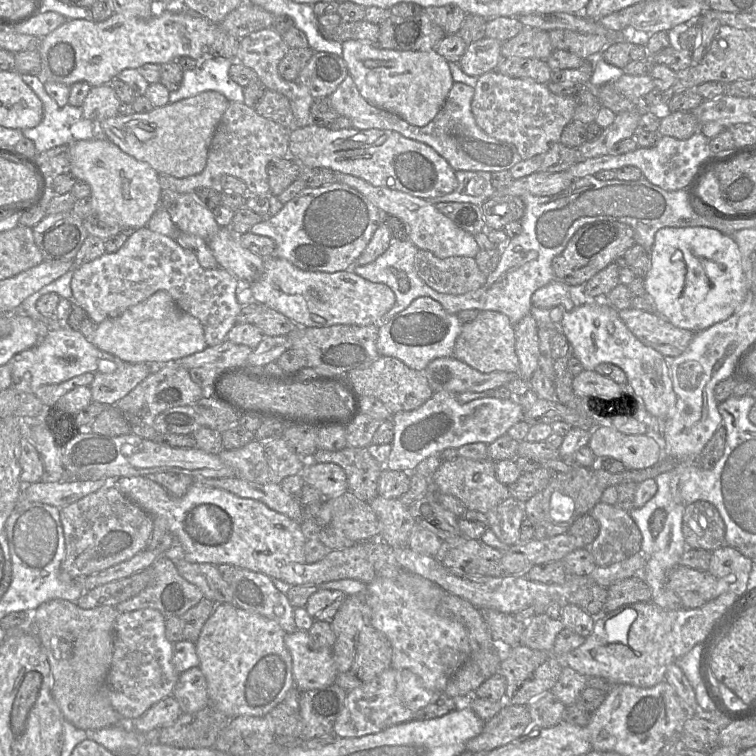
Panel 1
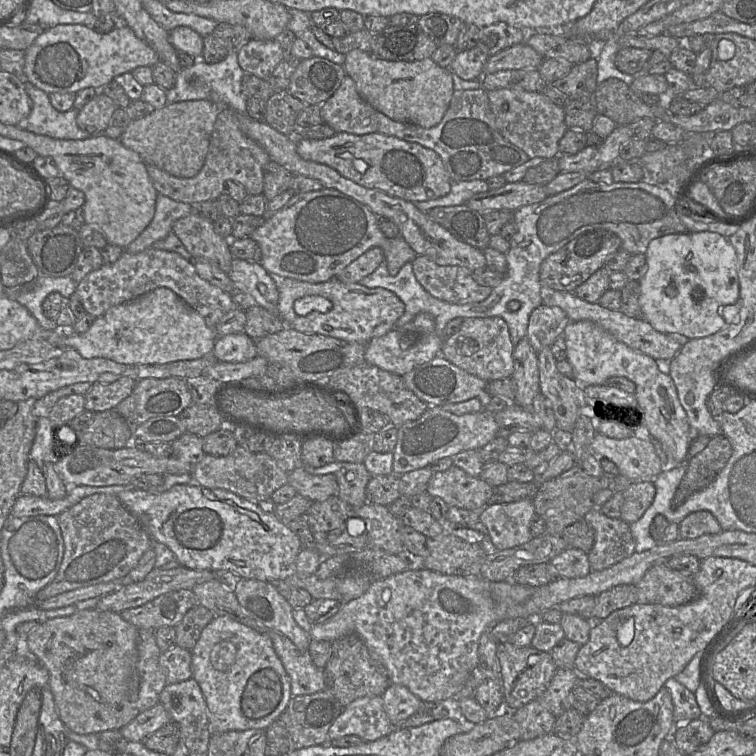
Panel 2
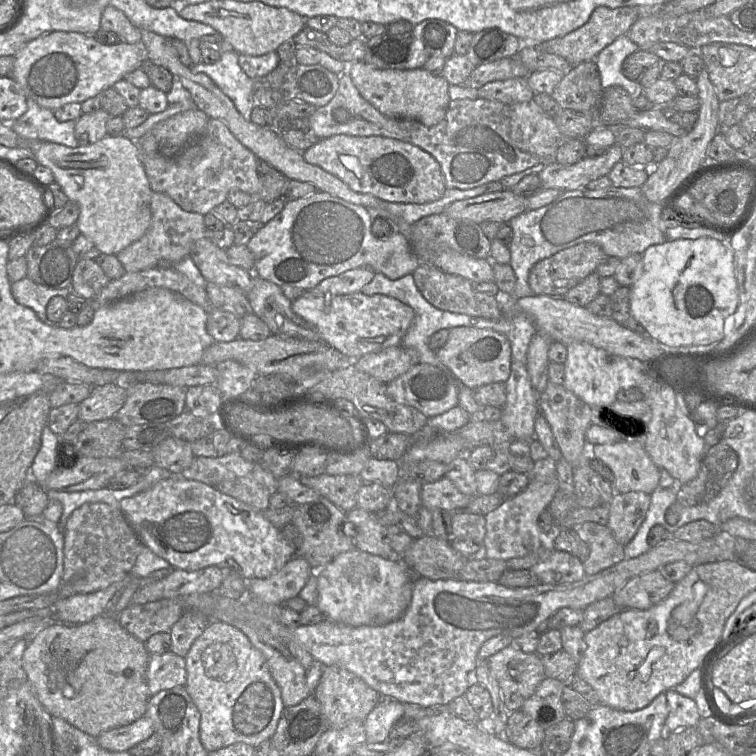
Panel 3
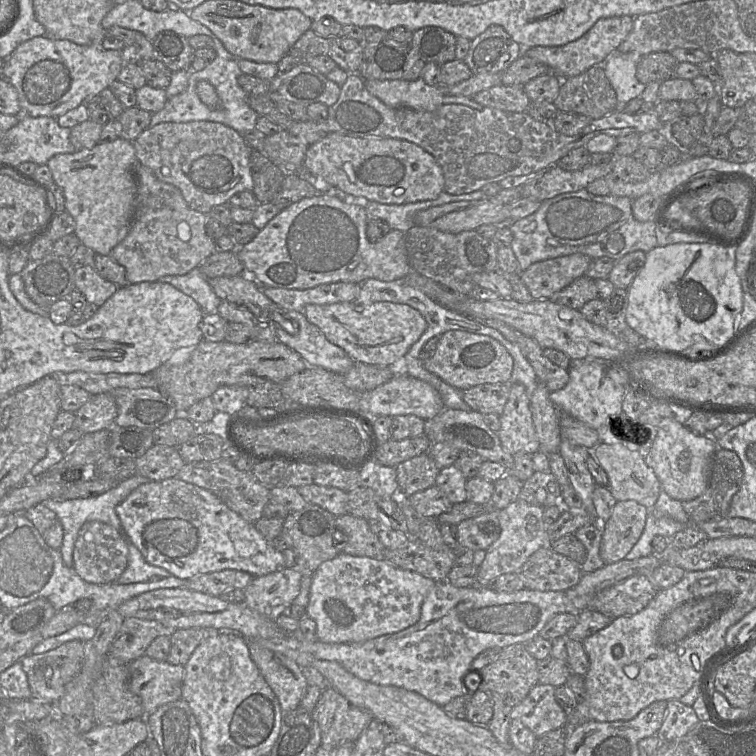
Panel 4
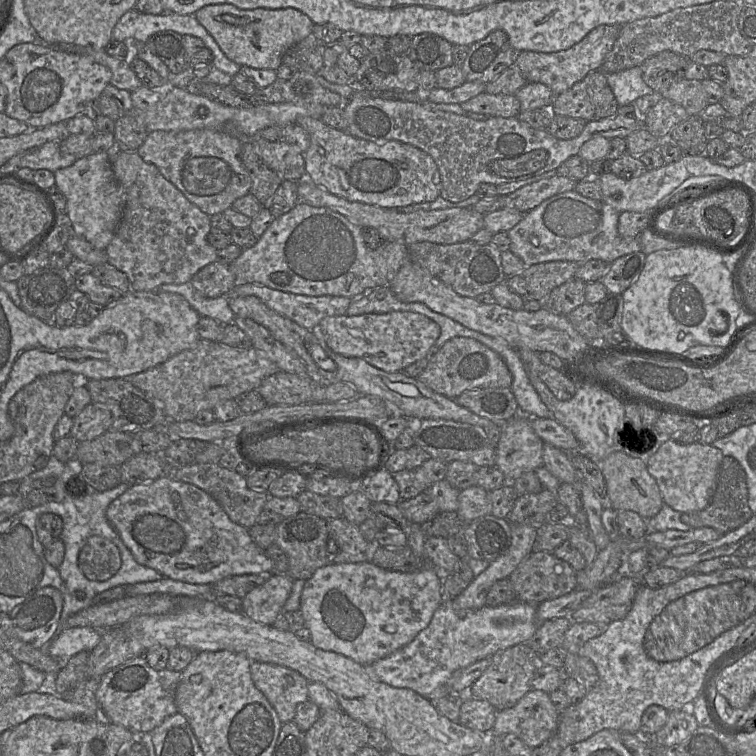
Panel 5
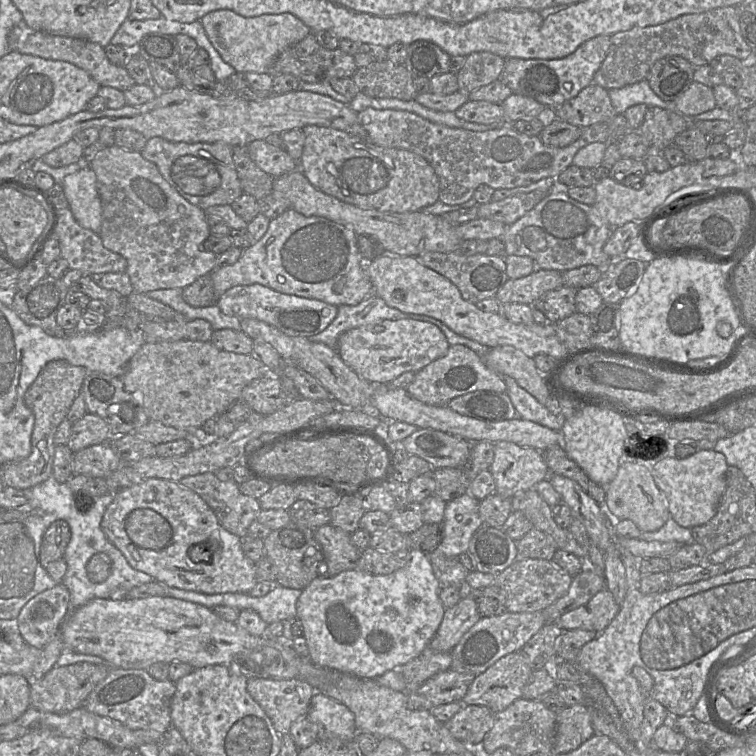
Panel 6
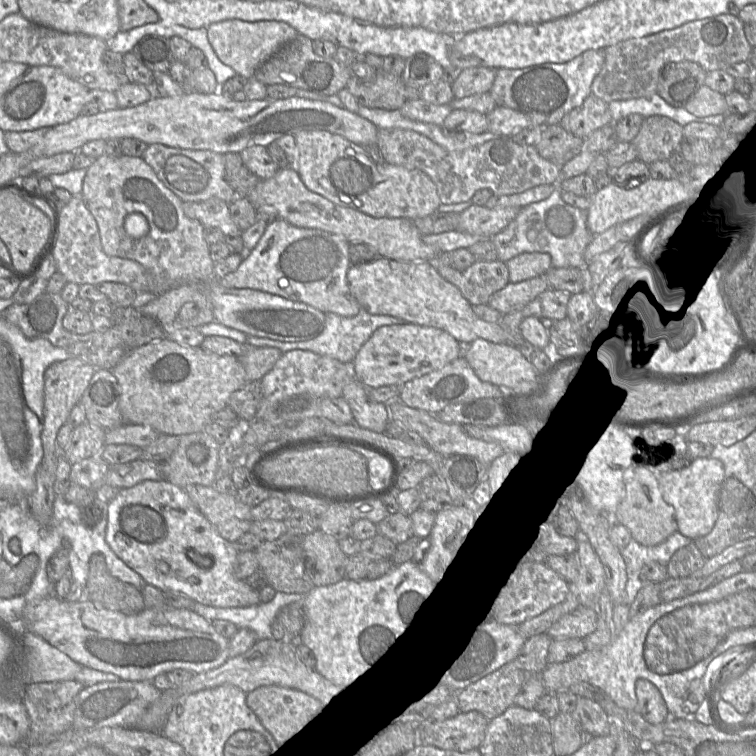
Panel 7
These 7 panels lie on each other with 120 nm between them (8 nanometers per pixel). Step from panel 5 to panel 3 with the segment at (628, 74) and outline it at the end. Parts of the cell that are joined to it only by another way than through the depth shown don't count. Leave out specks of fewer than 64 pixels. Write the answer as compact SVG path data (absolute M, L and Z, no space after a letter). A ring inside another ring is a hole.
M622 35L606 46L594 59L600 72L602 87L605 89L612 85L624 88L634 99L642 94L642 87L639 81L628 79L622 72L622 64L624 60L632 53L640 48L636 43L631 41L627 35Z

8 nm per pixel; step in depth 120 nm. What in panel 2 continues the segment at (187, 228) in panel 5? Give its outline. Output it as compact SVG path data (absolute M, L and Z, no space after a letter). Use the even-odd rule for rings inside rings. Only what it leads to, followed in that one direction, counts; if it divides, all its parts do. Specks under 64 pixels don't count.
M158 193L151 223L124 251L136 254L152 247L154 243L166 238L173 231L173 225L178 219L189 216L194 211L194 206Z

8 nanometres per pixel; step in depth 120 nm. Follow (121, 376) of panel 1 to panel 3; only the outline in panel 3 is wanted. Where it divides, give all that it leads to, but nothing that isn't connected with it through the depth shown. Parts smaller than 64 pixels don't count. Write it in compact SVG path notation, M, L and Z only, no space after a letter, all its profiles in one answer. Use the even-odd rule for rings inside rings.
M107 383L94 386L91 394L79 404L77 419L87 424L115 418L127 399L127 386L122 383Z

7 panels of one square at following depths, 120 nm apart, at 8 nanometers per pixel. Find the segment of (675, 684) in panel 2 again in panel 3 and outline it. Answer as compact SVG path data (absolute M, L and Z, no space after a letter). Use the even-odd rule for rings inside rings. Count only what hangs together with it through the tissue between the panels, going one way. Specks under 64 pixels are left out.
M675 689L666 692L669 714L665 721L665 733L686 727L697 727L701 717L695 699L679 694Z

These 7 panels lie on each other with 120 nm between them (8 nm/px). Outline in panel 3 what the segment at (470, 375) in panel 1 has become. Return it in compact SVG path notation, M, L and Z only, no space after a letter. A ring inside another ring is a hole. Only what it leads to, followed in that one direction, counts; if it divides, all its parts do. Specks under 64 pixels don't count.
M418 363L387 384L387 394L397 403L434 417L458 406L458 380L446 368Z

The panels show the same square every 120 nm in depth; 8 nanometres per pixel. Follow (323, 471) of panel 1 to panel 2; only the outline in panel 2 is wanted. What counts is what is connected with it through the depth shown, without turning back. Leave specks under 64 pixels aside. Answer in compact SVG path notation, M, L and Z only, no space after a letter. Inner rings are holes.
M304 466L289 473L288 483L296 489L297 494L313 502L338 495L338 483L334 474L312 475Z

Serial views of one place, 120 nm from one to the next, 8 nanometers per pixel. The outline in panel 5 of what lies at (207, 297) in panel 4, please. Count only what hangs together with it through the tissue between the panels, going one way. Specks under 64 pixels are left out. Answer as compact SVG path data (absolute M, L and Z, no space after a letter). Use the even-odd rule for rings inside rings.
M191 281L183 284L163 284L155 291L176 293L183 296L200 316L213 318L220 324L233 323L235 318L228 303L228 296L204 297L193 287Z

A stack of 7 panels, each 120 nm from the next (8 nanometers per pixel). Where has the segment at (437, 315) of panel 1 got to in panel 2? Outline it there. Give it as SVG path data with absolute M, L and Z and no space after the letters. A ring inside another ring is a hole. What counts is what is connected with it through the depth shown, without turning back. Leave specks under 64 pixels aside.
M419 313L405 325L395 327L385 335L369 341L366 345L364 361L382 370L403 376L440 355L444 340L436 333L433 317L427 313Z

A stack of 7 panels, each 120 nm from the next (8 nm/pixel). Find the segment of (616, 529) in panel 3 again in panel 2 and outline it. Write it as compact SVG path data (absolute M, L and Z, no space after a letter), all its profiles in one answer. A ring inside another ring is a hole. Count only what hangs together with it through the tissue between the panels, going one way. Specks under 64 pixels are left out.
M651 481L633 482L623 490L620 519L628 524L638 521L652 504L655 486Z

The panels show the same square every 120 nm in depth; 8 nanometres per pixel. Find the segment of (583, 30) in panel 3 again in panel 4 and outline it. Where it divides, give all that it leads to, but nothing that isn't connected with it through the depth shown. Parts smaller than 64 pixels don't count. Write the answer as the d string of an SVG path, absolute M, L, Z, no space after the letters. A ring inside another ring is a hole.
M632 16L601 18L588 32L575 41L562 46L536 46L524 49L523 54L545 64L551 73L558 75L561 79L574 77L592 66L603 64L606 58L628 37L633 28L634 18Z

